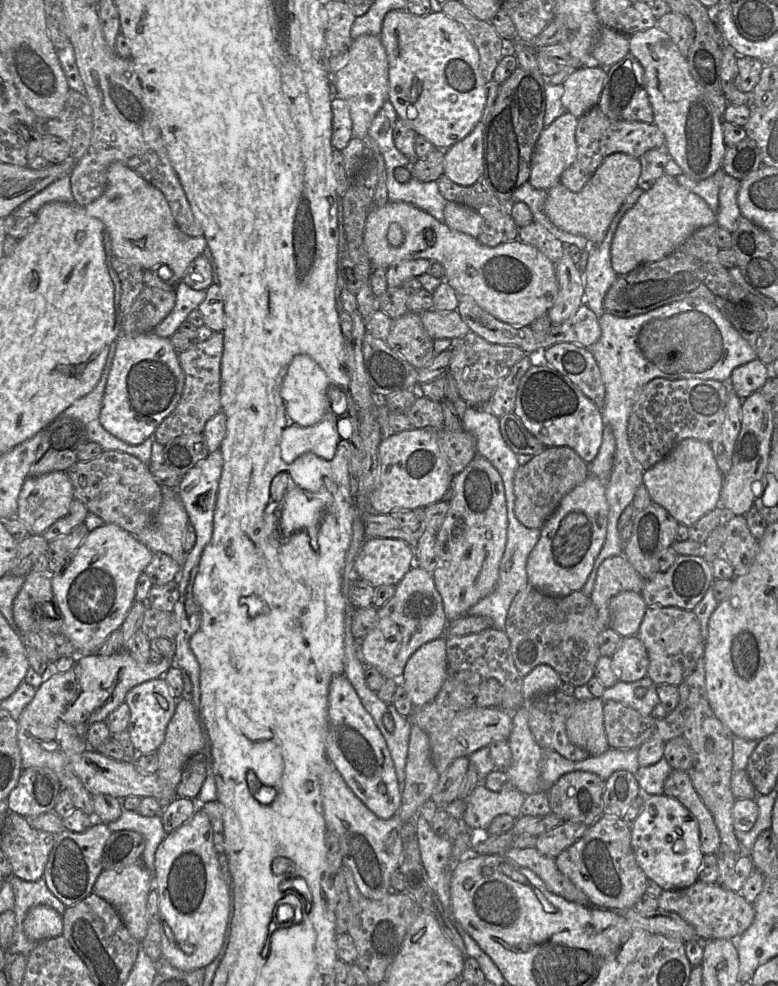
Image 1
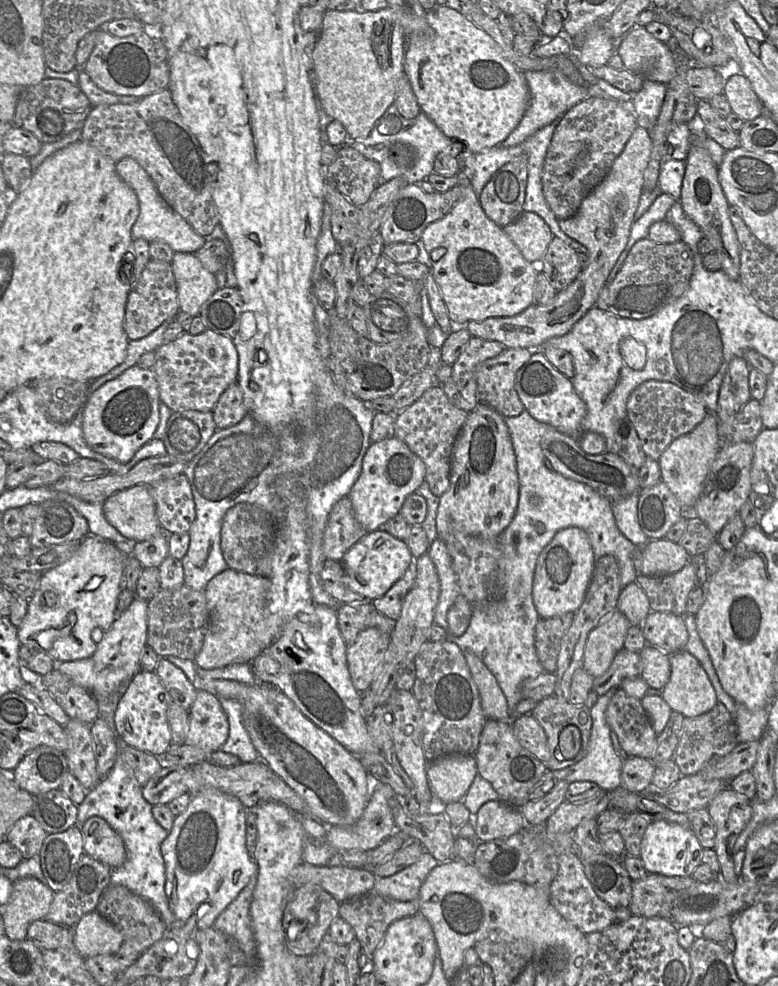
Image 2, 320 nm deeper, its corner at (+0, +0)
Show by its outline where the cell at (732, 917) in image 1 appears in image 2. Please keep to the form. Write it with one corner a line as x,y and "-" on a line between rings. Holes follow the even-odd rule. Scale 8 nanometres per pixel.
649,874
644,879
633,881
629,909
634,916
669,920
669,905
666,892
658,882
657,875

